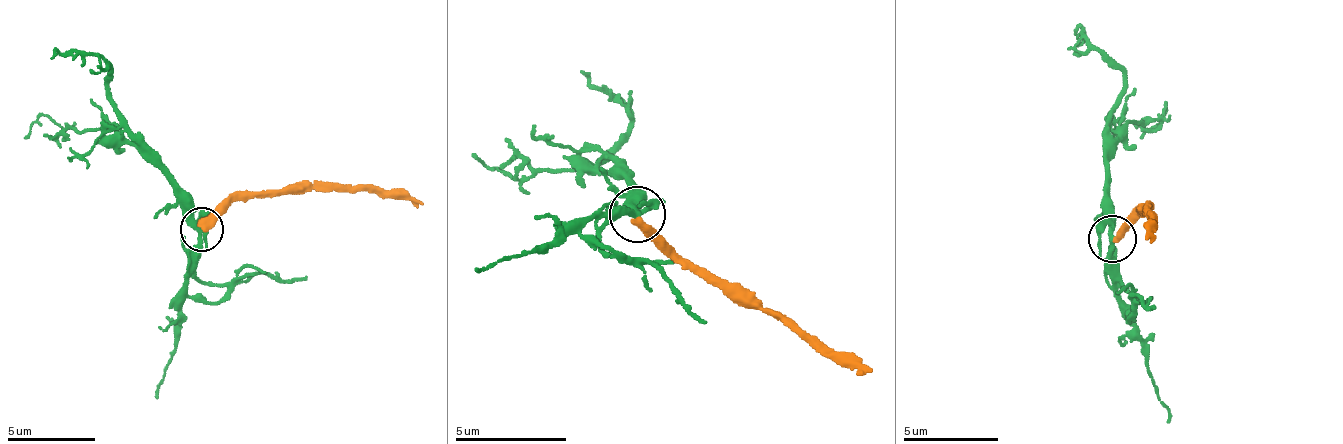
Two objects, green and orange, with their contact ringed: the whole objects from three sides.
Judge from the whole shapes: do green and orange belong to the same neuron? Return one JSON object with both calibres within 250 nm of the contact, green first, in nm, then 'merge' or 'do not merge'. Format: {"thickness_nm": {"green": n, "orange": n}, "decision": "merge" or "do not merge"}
{"thickness_nm": {"green": 280, "orange": 460}, "decision": "merge"}

